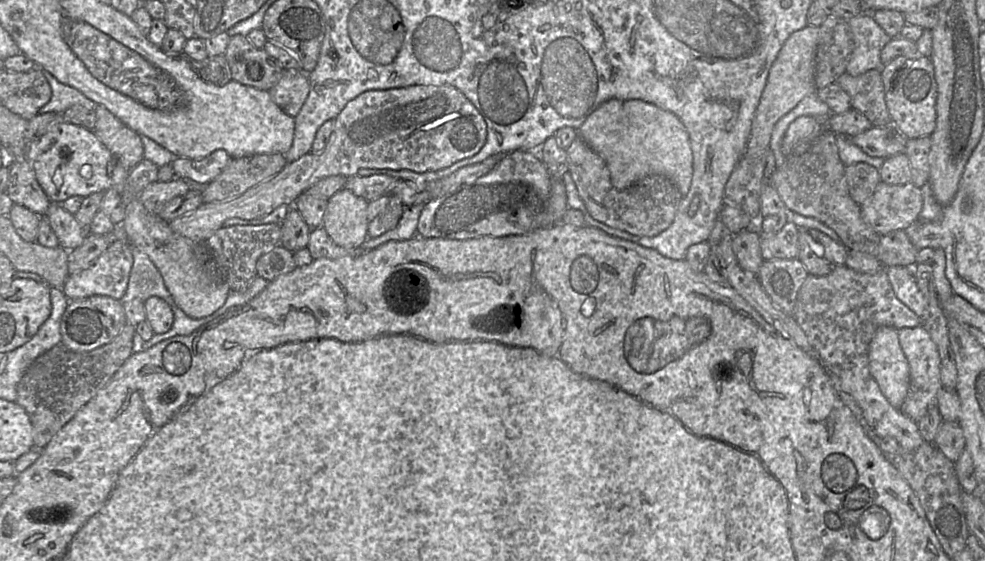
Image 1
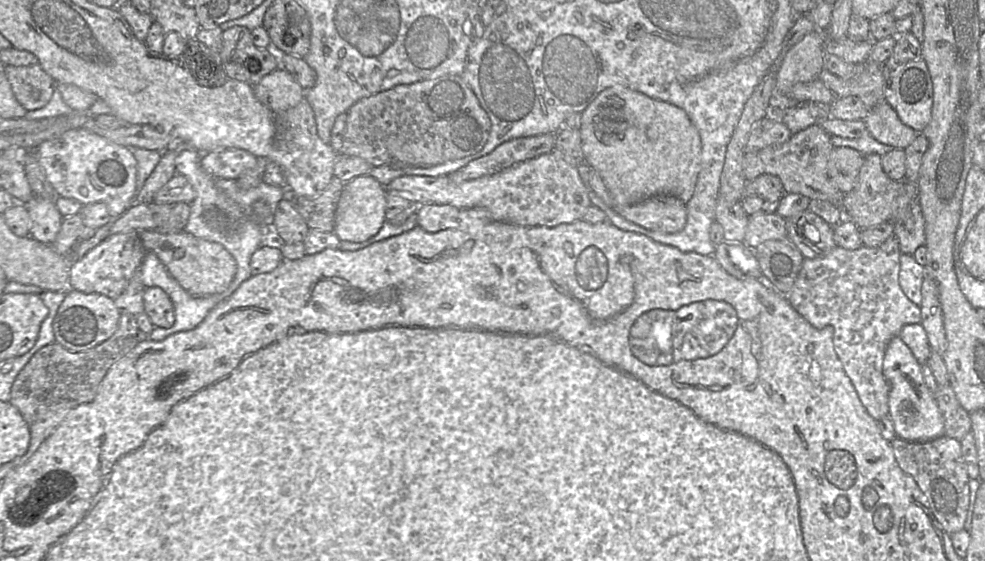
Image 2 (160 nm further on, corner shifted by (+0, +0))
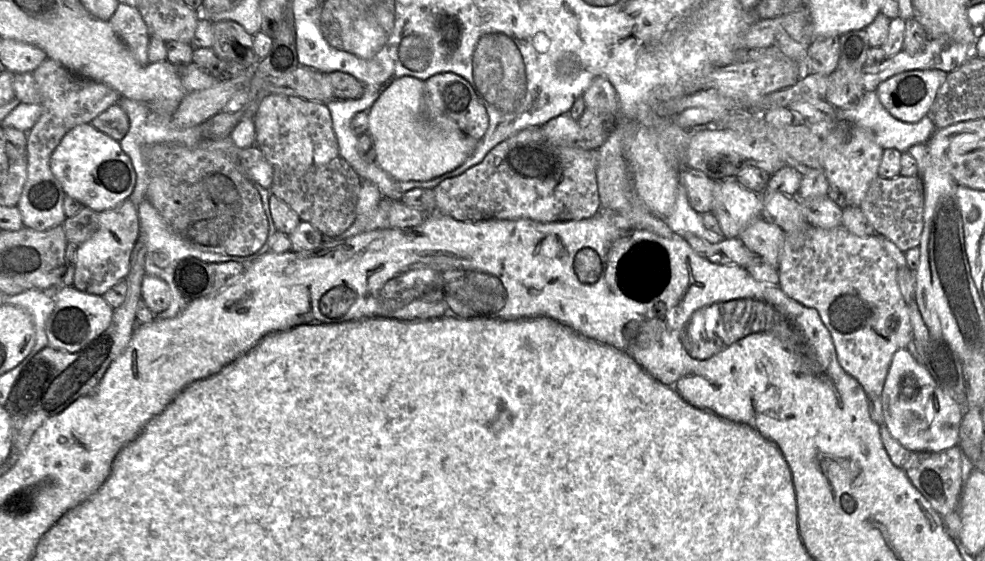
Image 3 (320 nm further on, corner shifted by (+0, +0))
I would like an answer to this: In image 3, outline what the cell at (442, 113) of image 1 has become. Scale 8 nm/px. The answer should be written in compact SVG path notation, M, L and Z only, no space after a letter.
M454 73L437 74L424 81L423 120L428 113L437 113L452 119L459 129L467 136L481 140L489 126L488 113L478 98L471 84L463 77Z

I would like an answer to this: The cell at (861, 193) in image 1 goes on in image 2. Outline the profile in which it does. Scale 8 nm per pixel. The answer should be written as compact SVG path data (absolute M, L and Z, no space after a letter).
M833 147L828 160L828 174L843 194L849 193L856 185L864 155L847 147Z

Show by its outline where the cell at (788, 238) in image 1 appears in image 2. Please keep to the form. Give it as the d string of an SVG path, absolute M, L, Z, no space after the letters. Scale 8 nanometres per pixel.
M757 213L748 216L748 226L744 243L751 249L756 249L767 240L782 240L787 238L786 220L773 213Z

